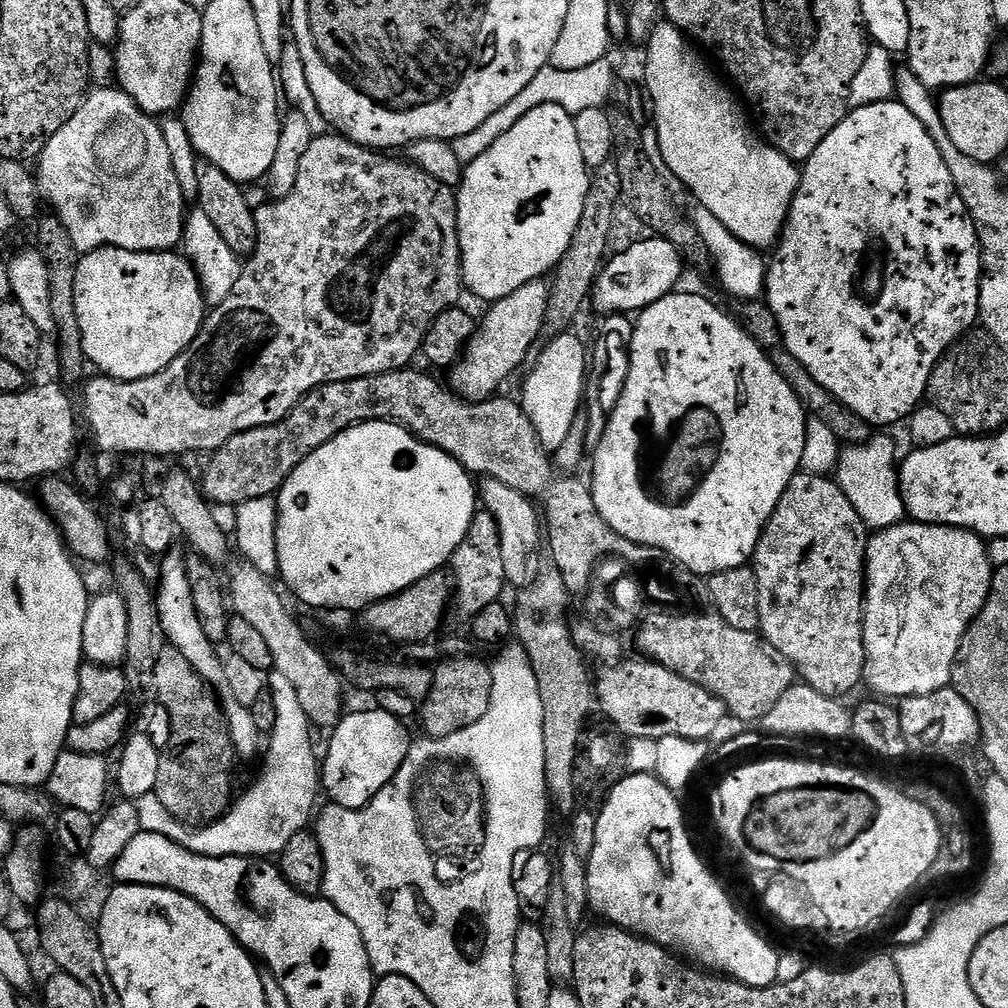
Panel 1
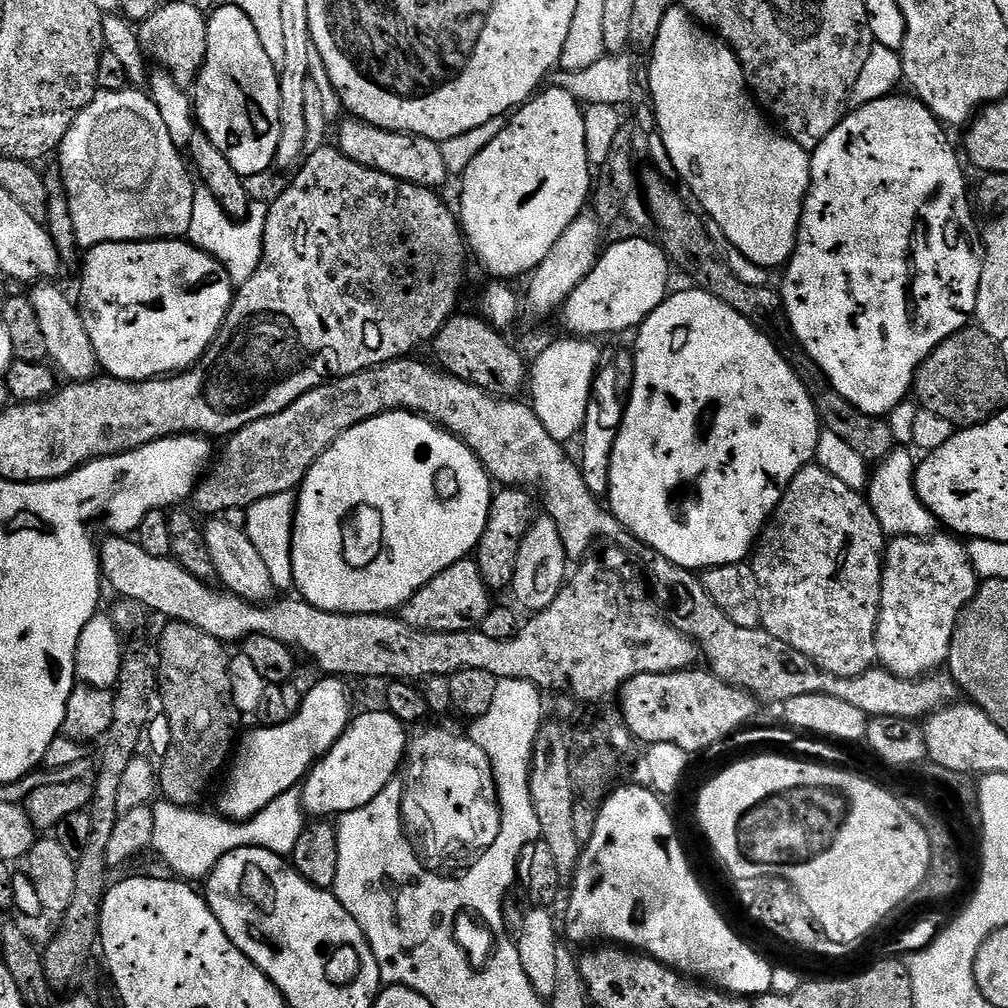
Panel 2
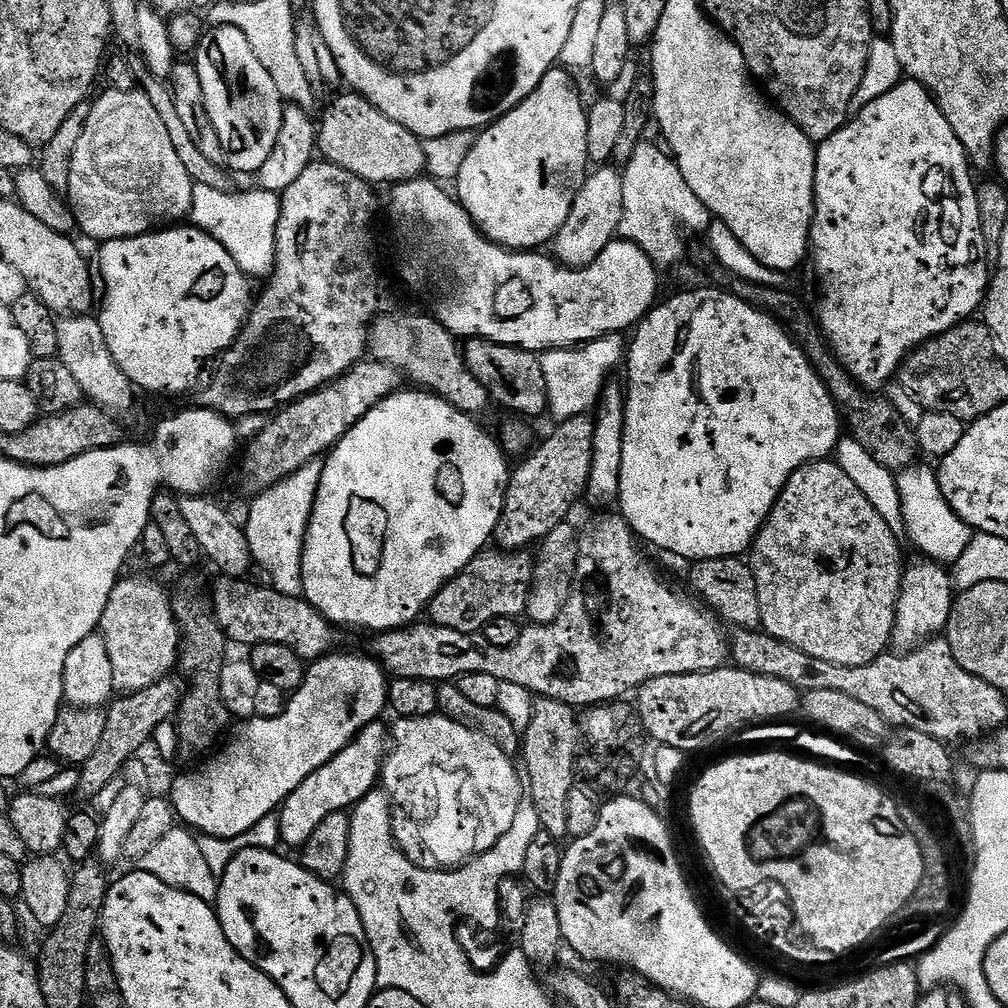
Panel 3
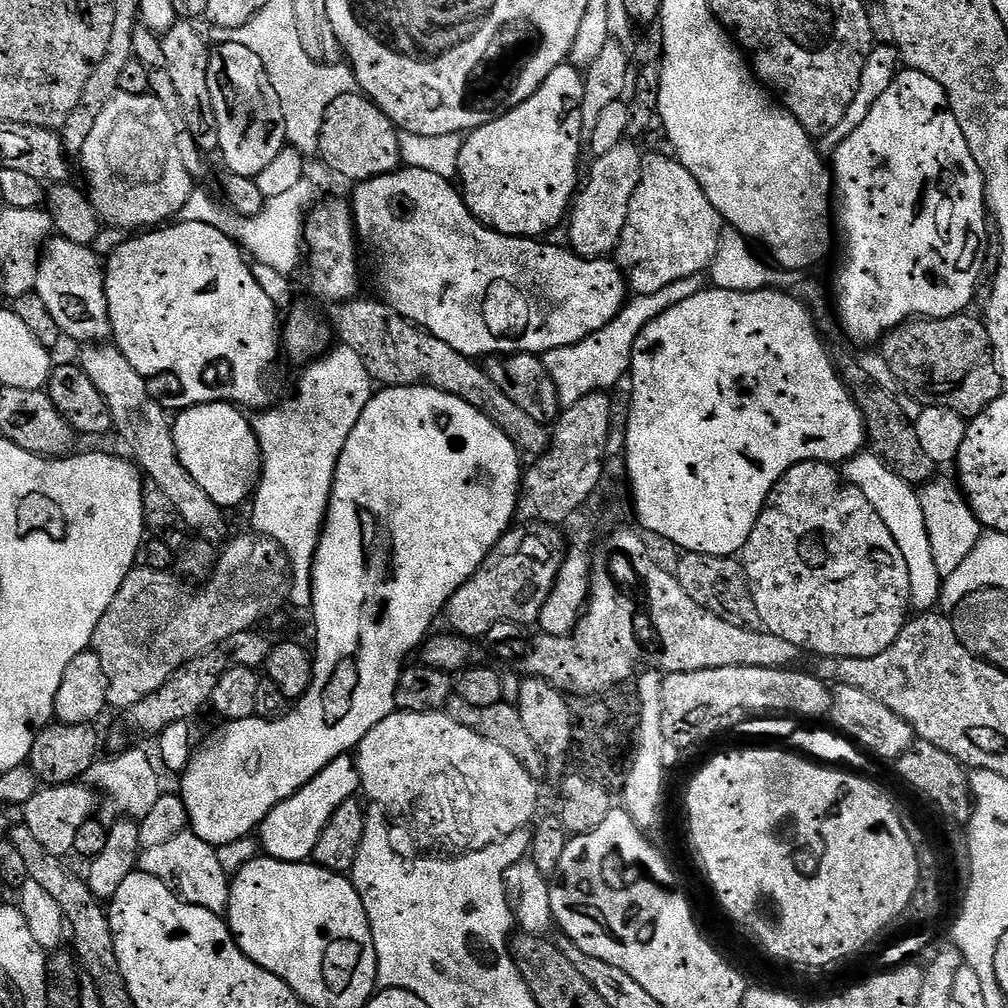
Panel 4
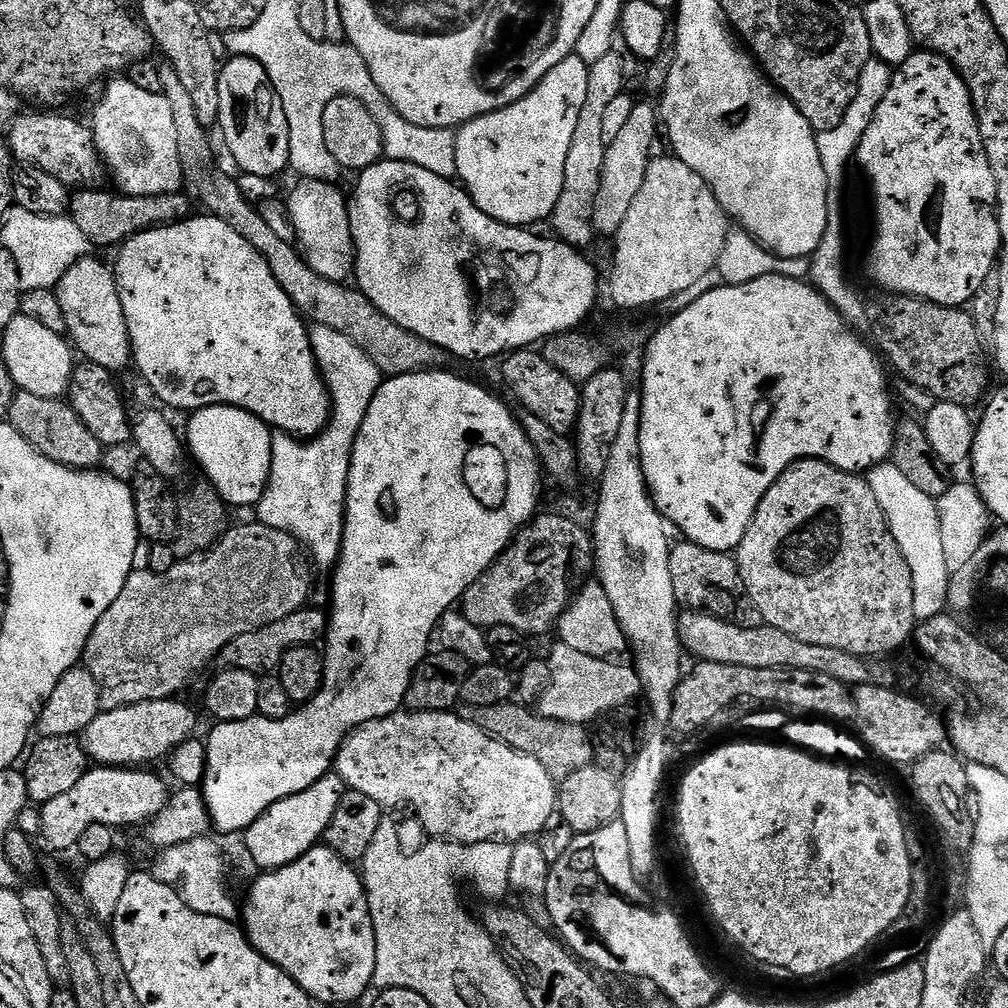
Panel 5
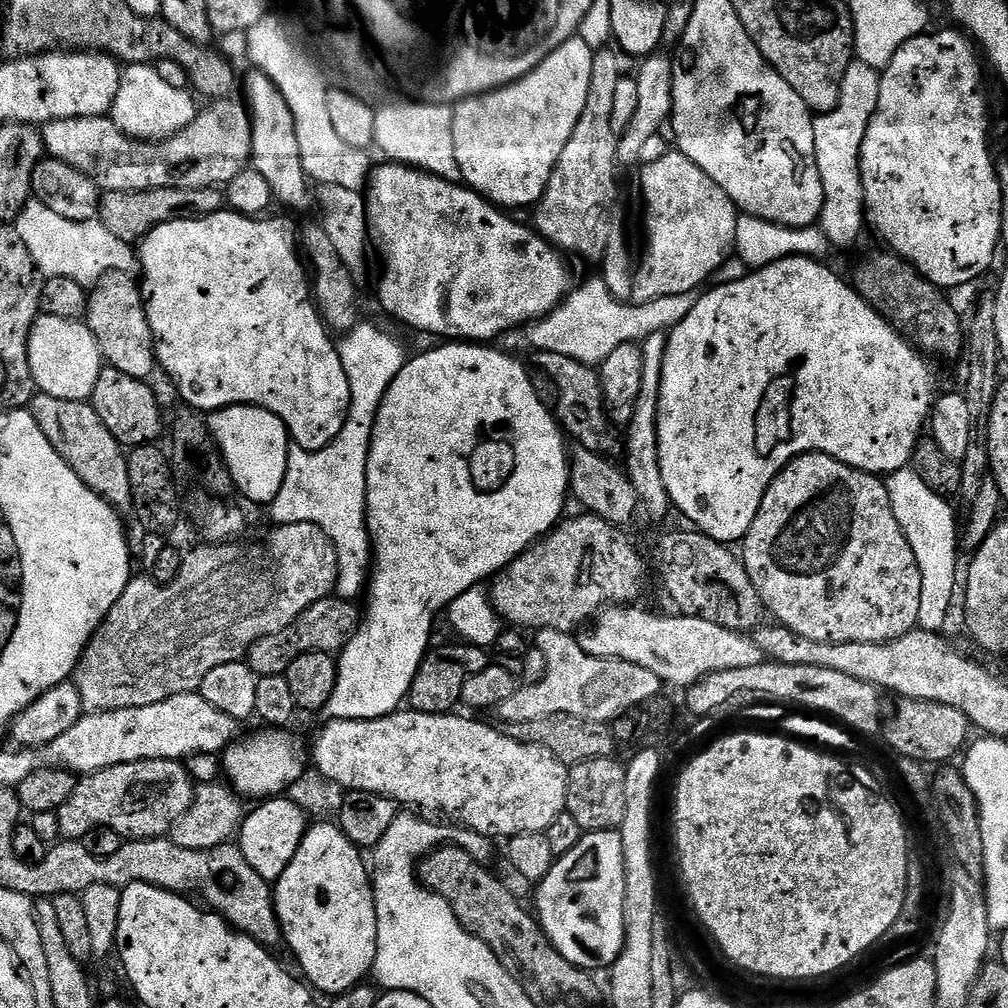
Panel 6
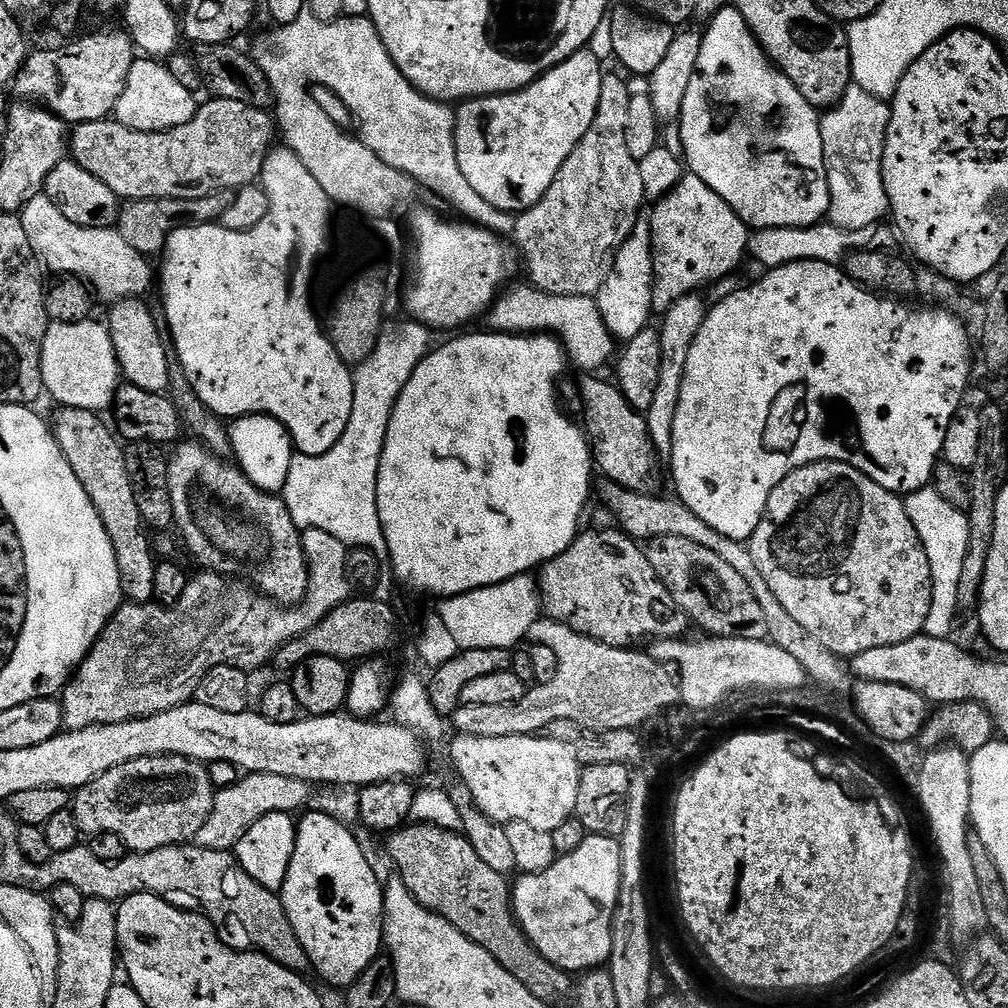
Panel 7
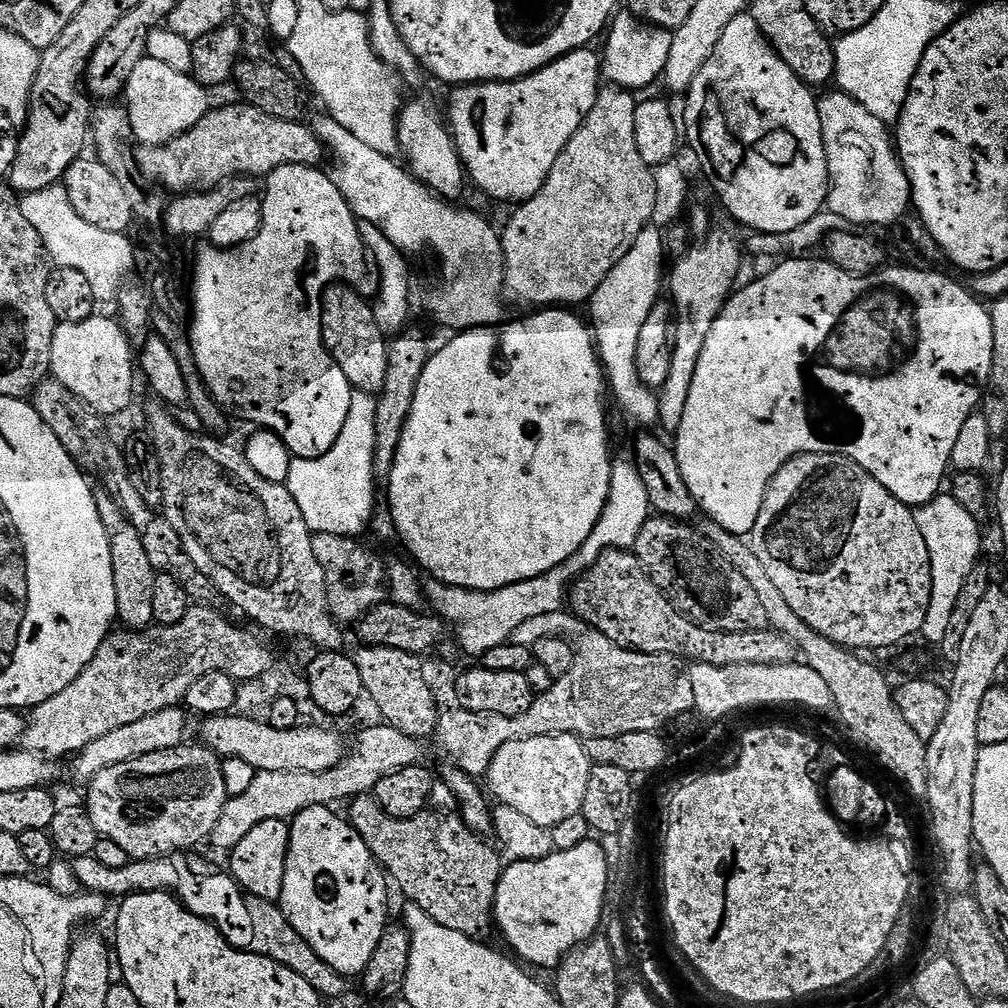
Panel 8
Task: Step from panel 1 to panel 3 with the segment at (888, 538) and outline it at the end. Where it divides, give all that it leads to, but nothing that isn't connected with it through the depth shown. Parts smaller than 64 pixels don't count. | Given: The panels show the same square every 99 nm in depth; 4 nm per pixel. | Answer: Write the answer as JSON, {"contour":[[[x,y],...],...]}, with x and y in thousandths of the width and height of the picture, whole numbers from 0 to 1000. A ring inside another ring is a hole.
{"contour":[[[920,554],[914,560],[902,559],[893,578],[893,592],[889,602],[889,616],[885,626],[885,639],[893,645],[912,643],[919,636],[932,632],[939,624],[946,594],[945,572],[936,560]]]}

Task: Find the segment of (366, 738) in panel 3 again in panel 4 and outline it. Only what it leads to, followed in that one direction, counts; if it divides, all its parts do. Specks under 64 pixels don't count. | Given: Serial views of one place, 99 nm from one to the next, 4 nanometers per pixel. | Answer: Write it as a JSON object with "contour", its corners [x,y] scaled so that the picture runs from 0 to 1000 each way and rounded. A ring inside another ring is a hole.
{"contour":[[[348,749],[331,752],[331,756],[327,756],[327,760],[320,762],[304,780],[268,804],[256,822],[256,833],[261,844],[280,855],[296,857],[305,854],[312,839],[315,839],[319,823],[323,823],[323,815],[331,812],[331,804],[335,804],[339,796],[350,793],[357,785],[357,769],[352,753]]]}

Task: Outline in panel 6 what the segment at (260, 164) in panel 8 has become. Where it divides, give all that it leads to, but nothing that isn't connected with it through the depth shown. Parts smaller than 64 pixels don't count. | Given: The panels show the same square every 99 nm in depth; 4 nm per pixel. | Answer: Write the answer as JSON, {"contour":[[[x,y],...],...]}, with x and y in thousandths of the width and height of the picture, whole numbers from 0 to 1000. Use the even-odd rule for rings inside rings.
{"contour":[[[206,107],[203,109],[195,110],[194,115],[189,121],[181,128],[180,131],[174,131],[172,135],[168,135],[165,139],[157,139],[154,141],[140,141],[126,137],[121,134],[113,126],[110,118],[94,115],[93,117],[77,117],[76,119],[52,119],[49,123],[43,124],[42,127],[42,140],[44,143],[44,151],[49,156],[58,161],[62,161],[66,167],[71,167],[75,171],[78,171],[80,175],[83,175],[87,179],[91,179],[95,183],[95,186],[99,188],[100,191],[106,192],[108,190],[150,190],[153,187],[172,187],[173,188],[200,188],[201,187],[213,187],[217,188],[219,185],[225,185],[229,179],[235,178],[239,174],[238,171],[248,159],[248,144],[250,142],[250,134],[246,130],[245,120],[238,117],[234,111],[229,111],[226,107]]]}

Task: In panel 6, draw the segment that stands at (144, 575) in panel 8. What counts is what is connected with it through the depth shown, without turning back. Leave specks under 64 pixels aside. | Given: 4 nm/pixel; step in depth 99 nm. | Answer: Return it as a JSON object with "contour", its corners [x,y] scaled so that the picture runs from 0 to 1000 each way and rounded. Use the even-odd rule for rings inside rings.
{"contour":[[[36,391],[32,394],[30,408],[42,431],[46,431],[50,442],[89,487],[116,506],[126,505],[130,501],[129,470],[124,445],[113,435],[113,431],[101,423],[101,417],[90,400]]]}

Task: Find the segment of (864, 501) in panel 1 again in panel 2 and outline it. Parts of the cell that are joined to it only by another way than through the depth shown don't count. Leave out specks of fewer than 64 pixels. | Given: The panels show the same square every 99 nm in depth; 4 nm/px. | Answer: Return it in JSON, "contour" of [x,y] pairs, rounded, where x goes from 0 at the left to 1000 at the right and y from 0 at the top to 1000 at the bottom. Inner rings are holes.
{"contour":[[[896,442],[885,445],[879,455],[872,457],[864,469],[859,485],[861,501],[867,506],[875,526],[882,533],[926,531],[930,527],[931,517],[925,507],[914,498],[909,489],[910,453],[905,453]]]}

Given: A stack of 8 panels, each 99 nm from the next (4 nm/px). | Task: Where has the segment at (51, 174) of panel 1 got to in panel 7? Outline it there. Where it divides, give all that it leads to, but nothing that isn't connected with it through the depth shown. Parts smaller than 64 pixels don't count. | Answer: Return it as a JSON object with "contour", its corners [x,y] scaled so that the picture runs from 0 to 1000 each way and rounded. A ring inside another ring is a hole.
{"contour":[[[135,58],[125,77],[125,89],[121,89],[121,97],[117,97],[113,117],[118,123],[138,131],[164,131],[166,127],[181,125],[192,117],[196,106],[194,98],[192,92],[179,84],[158,59]]]}

